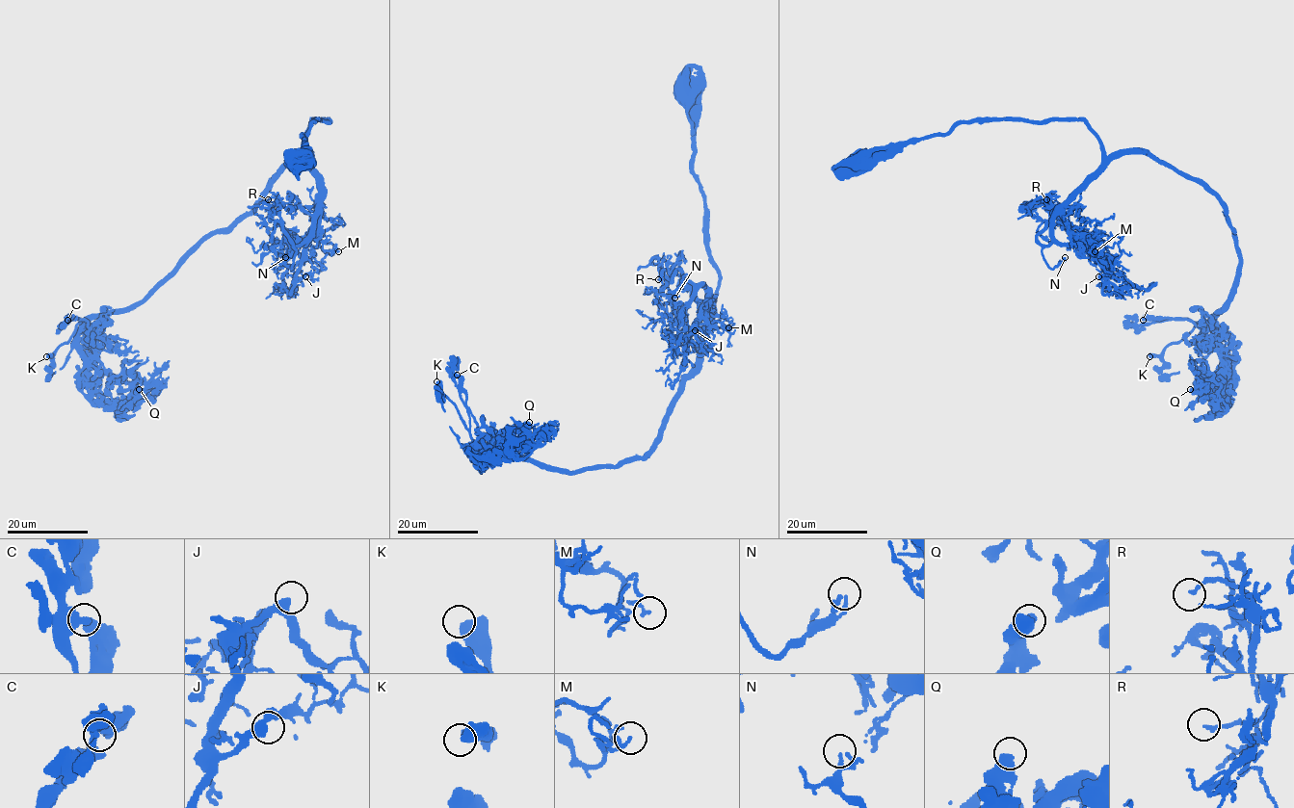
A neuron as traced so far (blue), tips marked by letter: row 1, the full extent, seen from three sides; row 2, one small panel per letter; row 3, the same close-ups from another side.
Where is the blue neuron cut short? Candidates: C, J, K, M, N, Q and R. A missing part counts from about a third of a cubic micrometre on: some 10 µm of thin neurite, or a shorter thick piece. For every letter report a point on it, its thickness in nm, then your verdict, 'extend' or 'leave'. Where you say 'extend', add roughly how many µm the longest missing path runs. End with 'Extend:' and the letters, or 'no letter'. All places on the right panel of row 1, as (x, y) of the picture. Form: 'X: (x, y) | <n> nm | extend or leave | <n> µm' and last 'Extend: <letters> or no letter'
C: (1143, 320) | 550 nm | leave
J: (1098, 276) | 360 nm | leave
K: (1149, 356) | 600 nm | extend | 10 µm
M: (1095, 251) | 170 nm | leave
N: (1065, 257) | 170 nm | leave
Q: (1190, 389) | 600 nm | leave
R: (1046, 199) | 160 nm | leave
Extend: K

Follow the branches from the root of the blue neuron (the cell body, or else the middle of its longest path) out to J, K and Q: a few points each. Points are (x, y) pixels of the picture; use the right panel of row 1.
J: (859, 161), (960, 123), (1083, 120), (1099, 140), (1102, 165), (1069, 204), (1105, 280), (1098, 276)
K: (859, 161), (960, 123), (1083, 120), (1107, 156), (1147, 151), (1199, 179), (1233, 228), (1237, 285), (1149, 356)
Q: (859, 161), (960, 123), (1083, 120), (1107, 156), (1199, 179), (1239, 273), (1210, 321), (1223, 368), (1190, 389)

